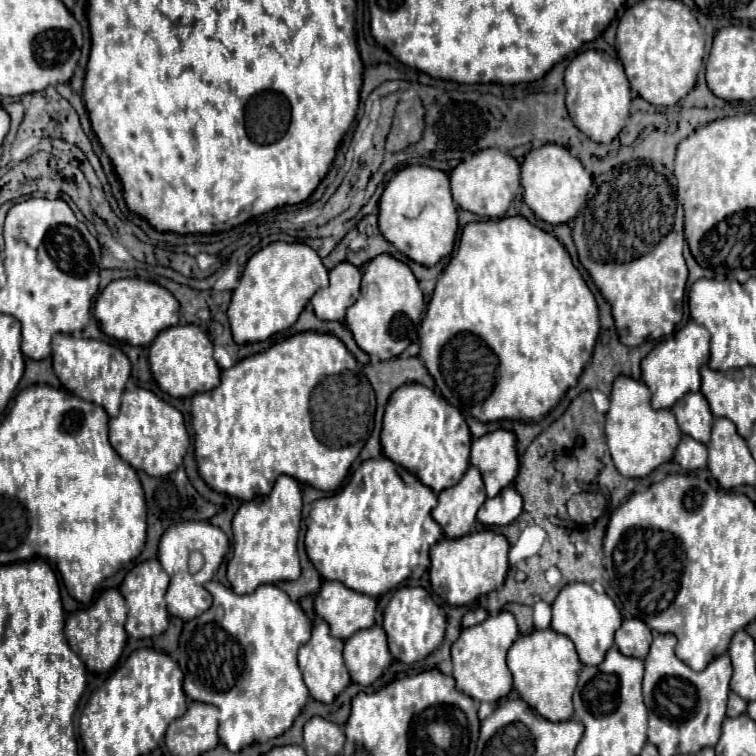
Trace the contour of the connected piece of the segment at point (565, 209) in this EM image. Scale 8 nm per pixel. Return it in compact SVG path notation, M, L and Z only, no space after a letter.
M547 143L537 149L531 149L525 155L521 165L521 185L523 185L523 201L527 207L543 221L551 225L571 221L579 207L583 207L587 199L587 191L591 187L591 175L585 171L581 161L569 153L567 147Z

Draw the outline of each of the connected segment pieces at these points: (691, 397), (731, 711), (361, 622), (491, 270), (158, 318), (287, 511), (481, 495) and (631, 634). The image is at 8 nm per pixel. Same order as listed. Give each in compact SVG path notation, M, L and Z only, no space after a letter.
M687 393L673 405L679 429L701 443L709 443L713 413L703 393Z
M731 691L729 693L729 705L727 705L727 717L739 717L745 711L747 711L747 701Z
M323 581L315 595L315 613L331 627L331 635L349 639L355 631L373 625L377 600L371 595L353 591L339 581Z
M515 215L515 217L503 217L503 219L489 219L489 221L477 221L477 223L467 223L457 253L451 257L449 265L445 267L443 275L439 277L435 291L429 299L427 305L427 315L421 323L421 359L427 367L427 371L433 375L435 385L439 393L455 407L459 407L461 413L471 415L483 423L489 421L499 421L499 419L523 419L523 421L539 421L543 419L565 395L569 387L573 387L585 367L585 363L591 359L595 341L599 335L599 313L597 313L597 303L583 281L579 269L573 265L571 255L567 249L561 245L561 241L555 235L545 233L543 229L531 225L525 217Z
M139 277L117 279L111 281L97 297L95 319L99 321L103 333L107 333L109 337L145 347L151 343L151 339L155 339L159 331L163 331L163 327L173 327L175 323L179 323L179 303L165 287L153 281Z
M281 475L269 495L239 507L233 517L233 559L227 563L227 579L235 593L253 593L259 585L293 581L301 575L297 539L302 507L301 485L289 475Z
M471 465L455 487L443 489L439 493L439 505L431 511L431 515L441 525L445 537L467 535L485 499L487 493L481 473Z
M625 619L615 633L615 645L623 655L645 659L653 633L641 619Z

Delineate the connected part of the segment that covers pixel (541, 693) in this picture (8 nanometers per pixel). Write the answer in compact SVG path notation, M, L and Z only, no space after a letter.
M537 629L529 635L521 635L507 651L507 665L513 673L513 687L519 691L521 699L539 711L545 719L563 721L573 717L573 689L577 685L577 675L581 671L581 661L575 651L573 641L549 629Z

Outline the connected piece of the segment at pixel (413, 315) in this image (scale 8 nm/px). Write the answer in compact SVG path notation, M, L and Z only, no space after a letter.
M389 253L377 255L363 267L361 297L347 309L345 325L363 351L379 359L391 359L401 355L417 337L423 307L423 293L411 267Z

